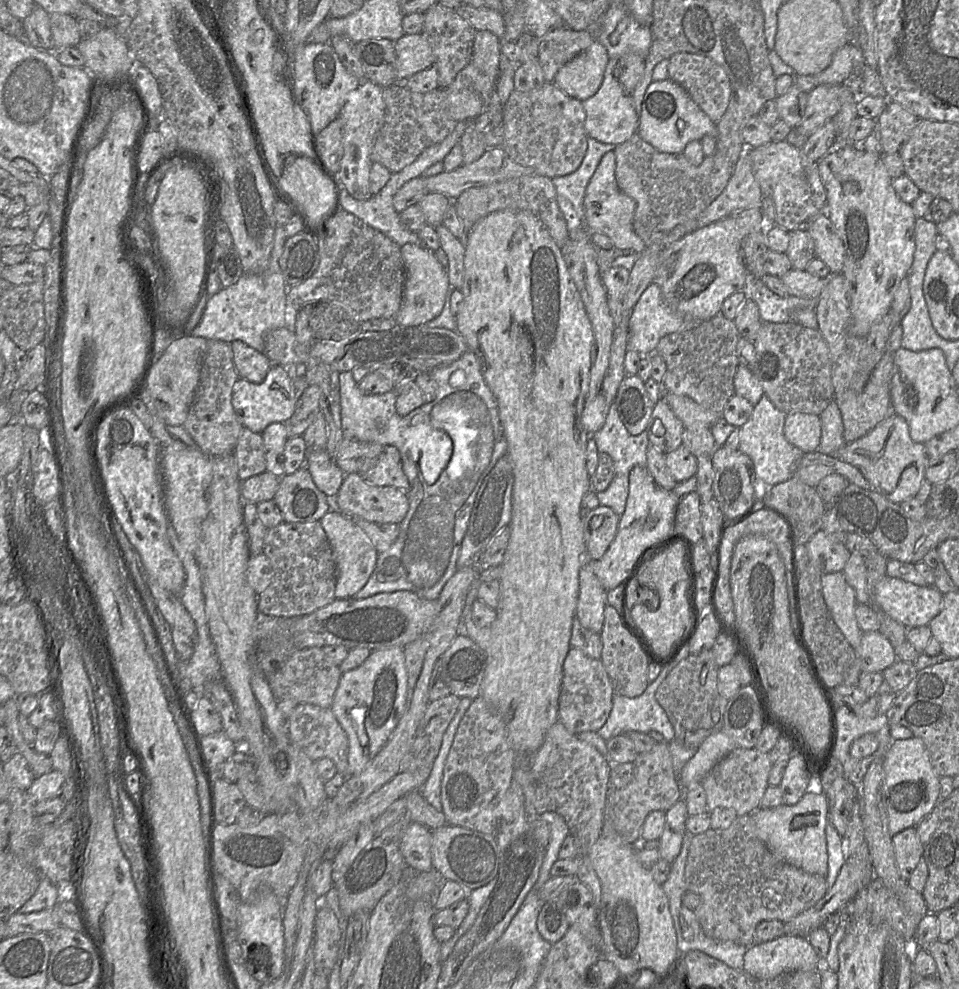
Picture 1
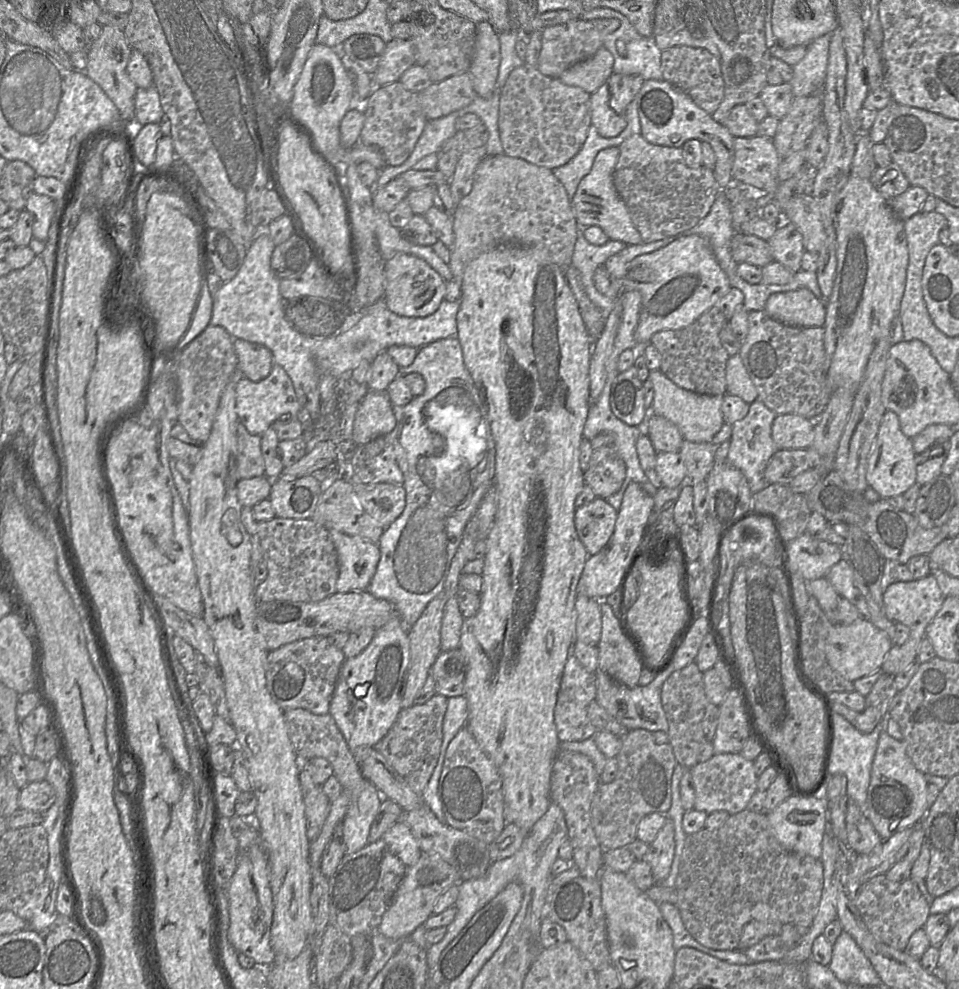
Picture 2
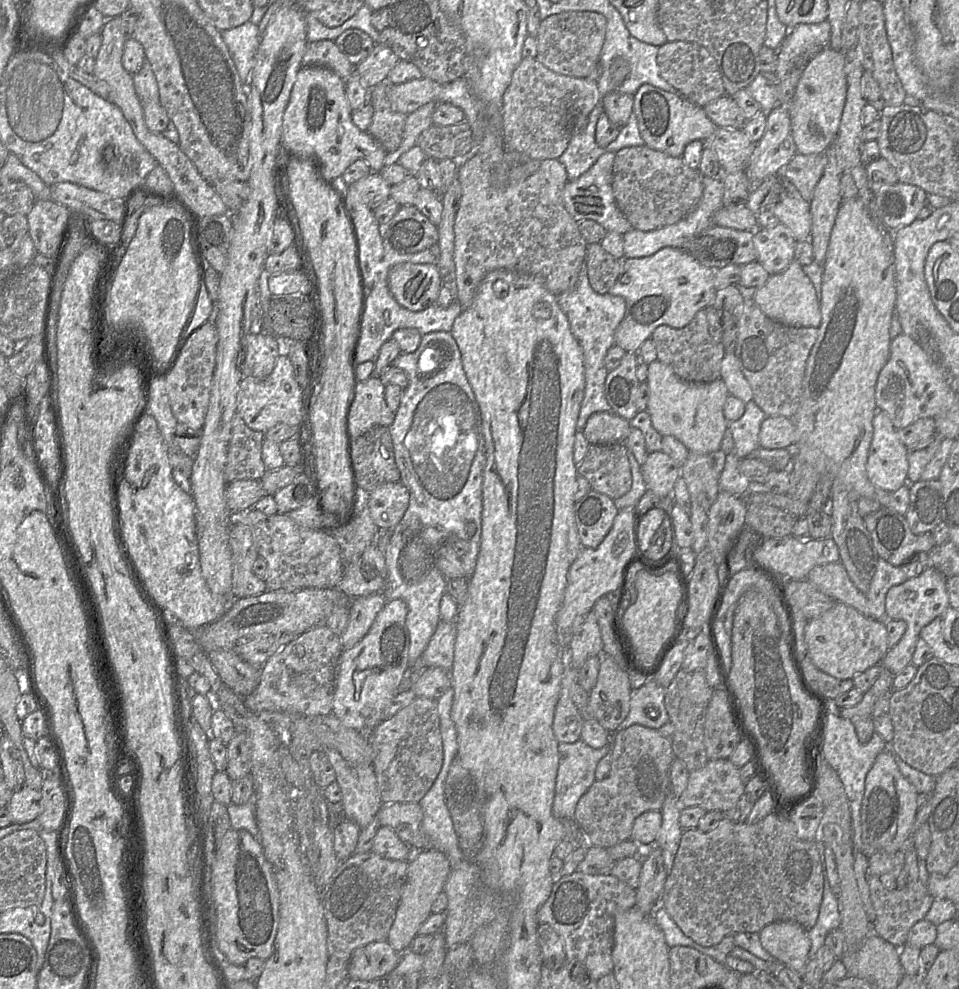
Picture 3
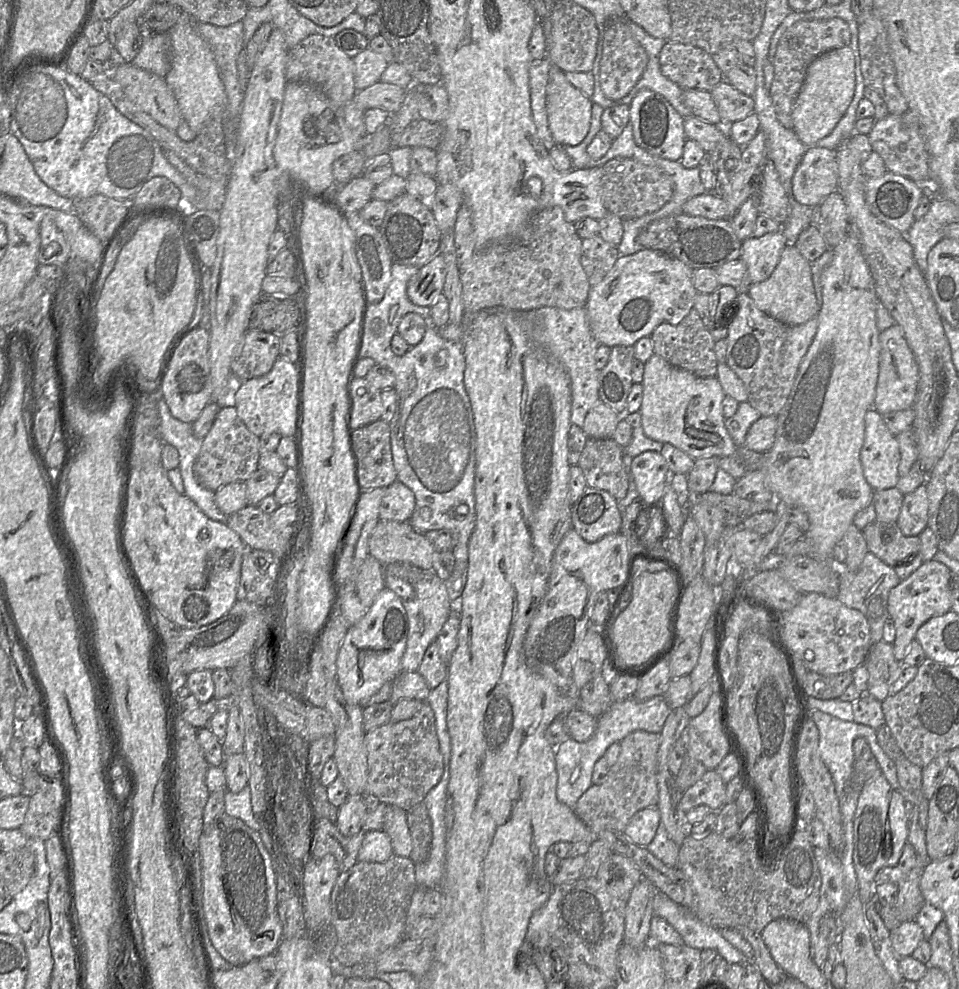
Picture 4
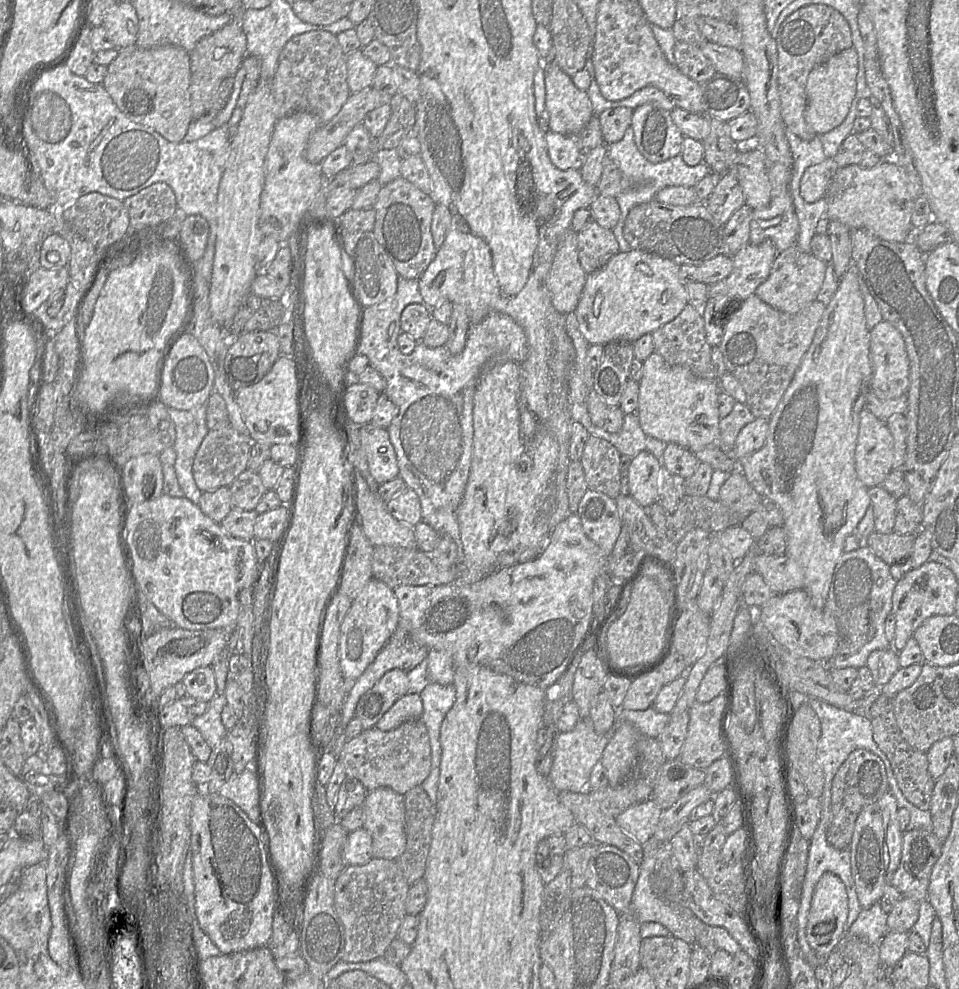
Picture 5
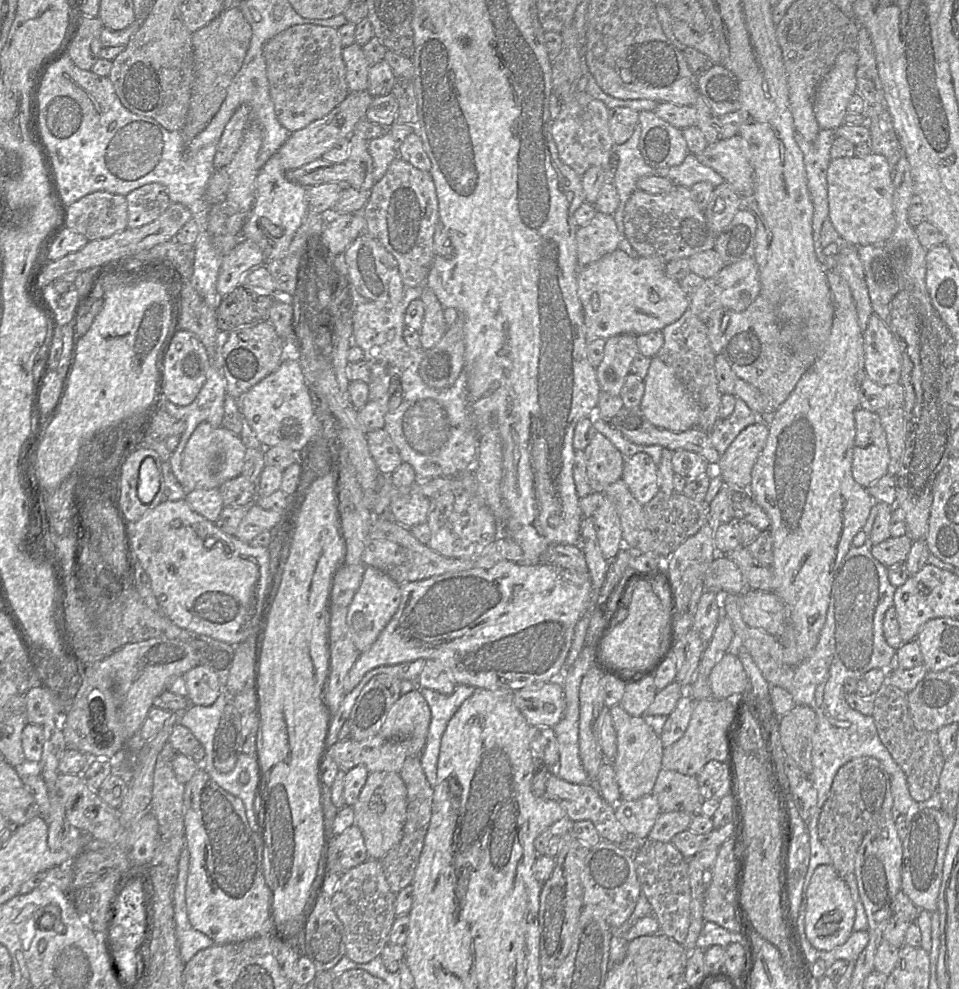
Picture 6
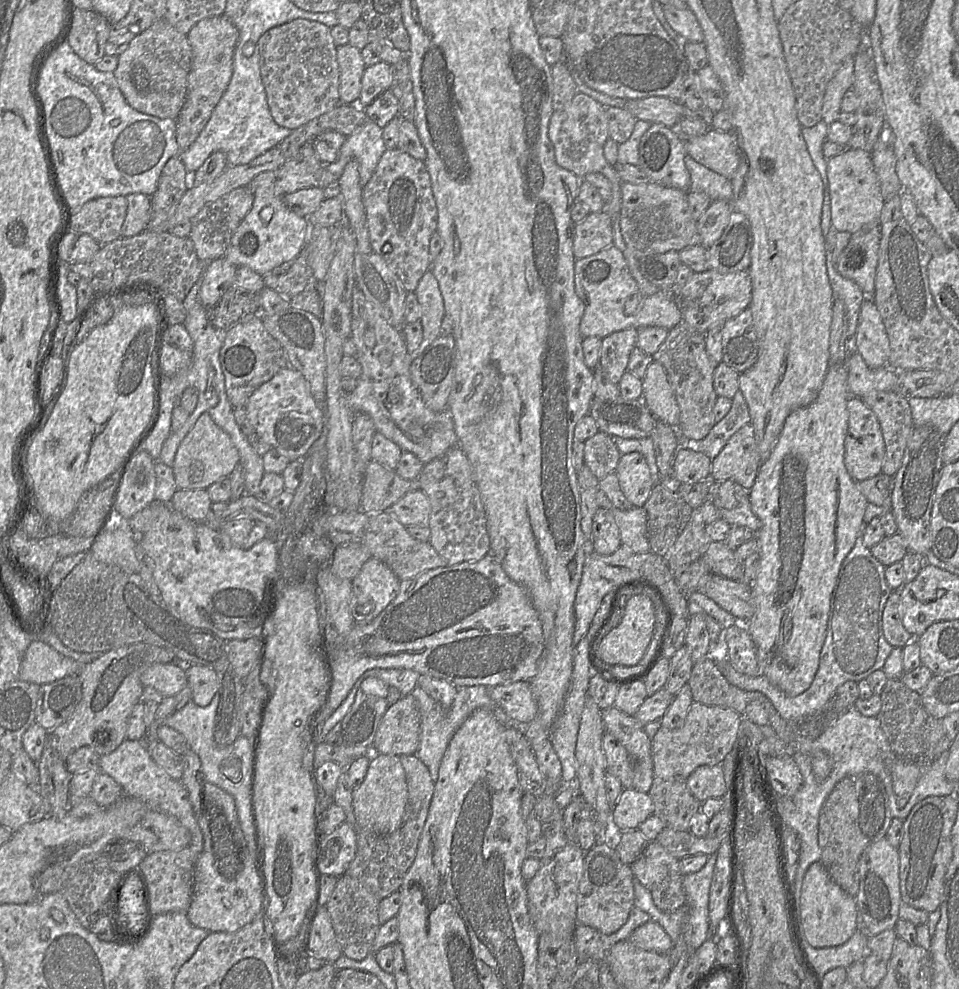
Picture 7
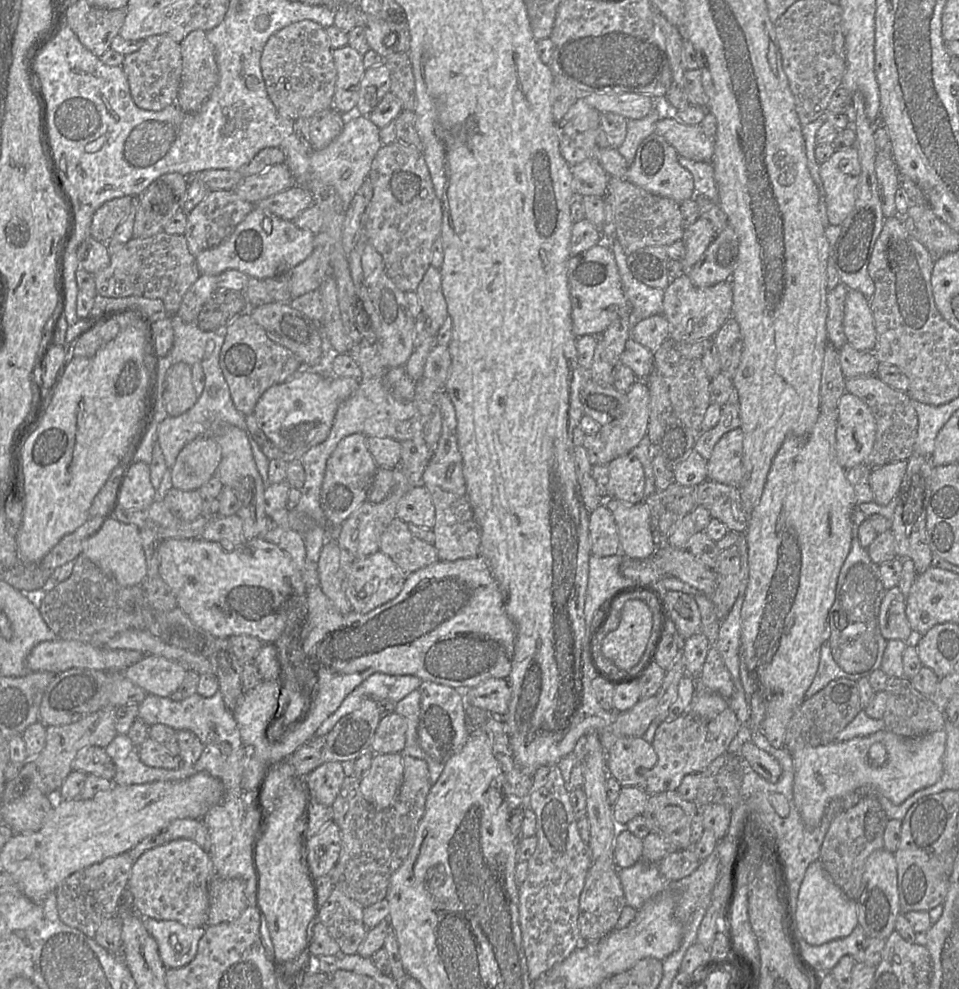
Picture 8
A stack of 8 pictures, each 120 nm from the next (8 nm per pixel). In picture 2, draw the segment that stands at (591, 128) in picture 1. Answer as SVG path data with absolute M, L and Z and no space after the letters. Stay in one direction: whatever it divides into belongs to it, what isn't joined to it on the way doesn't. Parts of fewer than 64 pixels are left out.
M607 82L590 96L591 125L604 138L618 136L627 126L624 115L616 113L610 106Z

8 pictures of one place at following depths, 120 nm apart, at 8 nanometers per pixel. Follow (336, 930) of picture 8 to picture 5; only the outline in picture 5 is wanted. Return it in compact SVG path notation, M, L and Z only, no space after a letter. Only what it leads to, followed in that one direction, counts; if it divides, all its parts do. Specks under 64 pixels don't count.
M373 857L366 864L345 867L334 884L334 909L344 928L342 961L356 963L383 957L406 915L409 887L394 859Z

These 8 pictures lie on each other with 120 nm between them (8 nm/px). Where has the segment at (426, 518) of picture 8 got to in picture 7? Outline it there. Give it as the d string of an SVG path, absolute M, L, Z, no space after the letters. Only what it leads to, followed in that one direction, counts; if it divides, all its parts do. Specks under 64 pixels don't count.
M419 487L407 492L389 511L405 526L429 526L431 504Z

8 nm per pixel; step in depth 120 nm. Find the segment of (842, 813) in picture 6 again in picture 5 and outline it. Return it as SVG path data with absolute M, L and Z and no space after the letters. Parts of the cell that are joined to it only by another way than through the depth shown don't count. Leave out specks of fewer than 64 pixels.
M856 749L849 754L832 780L832 819L826 839L837 850L850 849L857 817L868 805L889 791L885 766L882 760L866 749Z

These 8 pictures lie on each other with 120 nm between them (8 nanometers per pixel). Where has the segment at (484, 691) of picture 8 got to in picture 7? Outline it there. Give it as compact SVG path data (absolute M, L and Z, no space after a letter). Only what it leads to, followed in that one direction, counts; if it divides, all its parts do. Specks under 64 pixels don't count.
M529 681L498 685L489 690L491 699L520 723L521 730L536 717L538 707Z

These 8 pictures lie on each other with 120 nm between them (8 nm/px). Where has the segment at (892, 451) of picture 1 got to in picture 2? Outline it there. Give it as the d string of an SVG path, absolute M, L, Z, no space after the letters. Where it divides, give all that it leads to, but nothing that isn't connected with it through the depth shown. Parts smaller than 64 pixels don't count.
M887 410L881 420L879 430L868 458L866 480L882 499L903 495L916 483L916 453L912 439L901 430L898 415Z

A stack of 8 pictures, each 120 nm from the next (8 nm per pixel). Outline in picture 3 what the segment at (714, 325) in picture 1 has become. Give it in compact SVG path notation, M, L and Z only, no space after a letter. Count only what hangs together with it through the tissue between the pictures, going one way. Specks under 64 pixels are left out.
M705 309L699 310L682 328L658 326L651 339L656 346L657 359L669 365L680 378L694 382L711 382L721 377L721 361L726 352L722 343L714 340L709 333Z

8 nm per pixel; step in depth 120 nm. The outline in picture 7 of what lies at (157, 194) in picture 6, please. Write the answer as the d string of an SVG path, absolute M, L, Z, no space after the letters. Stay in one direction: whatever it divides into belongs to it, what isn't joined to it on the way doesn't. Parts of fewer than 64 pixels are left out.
M142 193L129 194L127 214L124 220L121 237L132 237L148 229L151 217L151 196Z

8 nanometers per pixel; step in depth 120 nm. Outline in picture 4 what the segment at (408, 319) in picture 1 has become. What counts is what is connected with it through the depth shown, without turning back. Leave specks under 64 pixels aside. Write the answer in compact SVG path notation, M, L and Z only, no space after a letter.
M437 254L409 280L407 295L417 306L431 307L443 292L444 281L445 261L441 254Z

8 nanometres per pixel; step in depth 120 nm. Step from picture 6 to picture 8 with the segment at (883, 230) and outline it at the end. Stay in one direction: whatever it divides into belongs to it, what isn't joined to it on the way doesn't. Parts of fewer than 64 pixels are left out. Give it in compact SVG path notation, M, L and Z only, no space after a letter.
M855 146L834 151L829 159L820 164L819 174L831 225L841 226L852 211L860 173L861 166Z

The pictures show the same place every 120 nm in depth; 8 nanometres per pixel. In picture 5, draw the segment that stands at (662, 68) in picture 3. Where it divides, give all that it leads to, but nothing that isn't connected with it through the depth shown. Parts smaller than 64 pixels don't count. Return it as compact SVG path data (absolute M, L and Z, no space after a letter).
M677 42L674 47L675 66L697 83L710 79L716 70L698 46Z

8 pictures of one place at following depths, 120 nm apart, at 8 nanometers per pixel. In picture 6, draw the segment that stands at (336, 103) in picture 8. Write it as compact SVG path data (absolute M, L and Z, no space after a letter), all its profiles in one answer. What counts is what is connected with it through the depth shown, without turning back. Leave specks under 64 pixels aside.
M356 42L343 47L342 57L346 68L346 82L350 92L365 91L368 88L368 72L371 66L363 48Z

